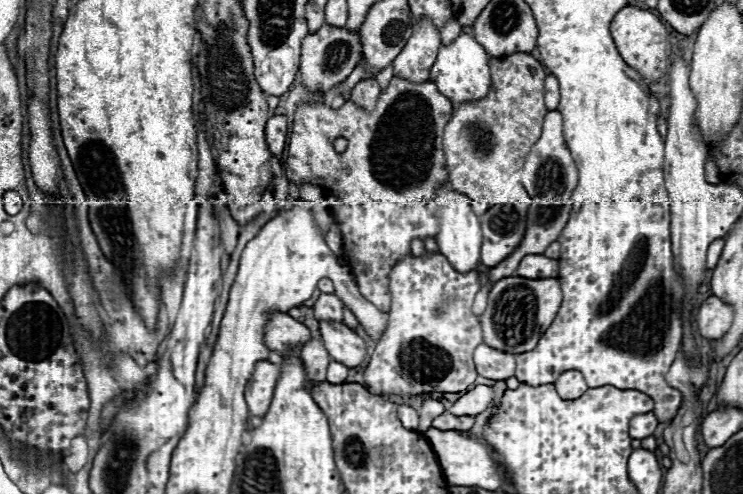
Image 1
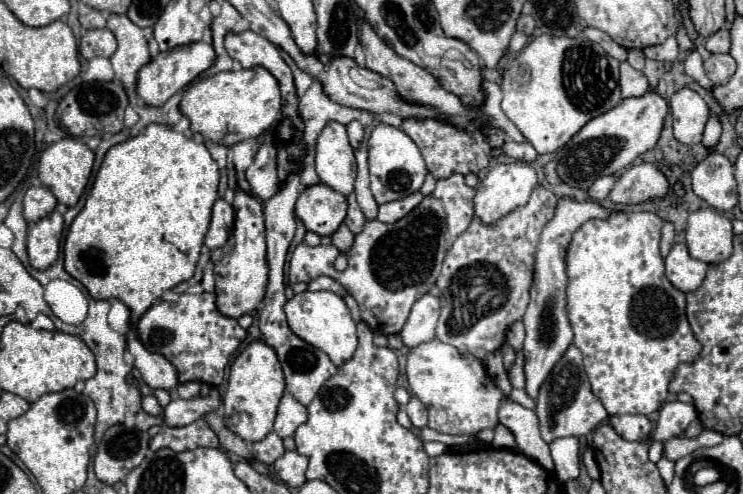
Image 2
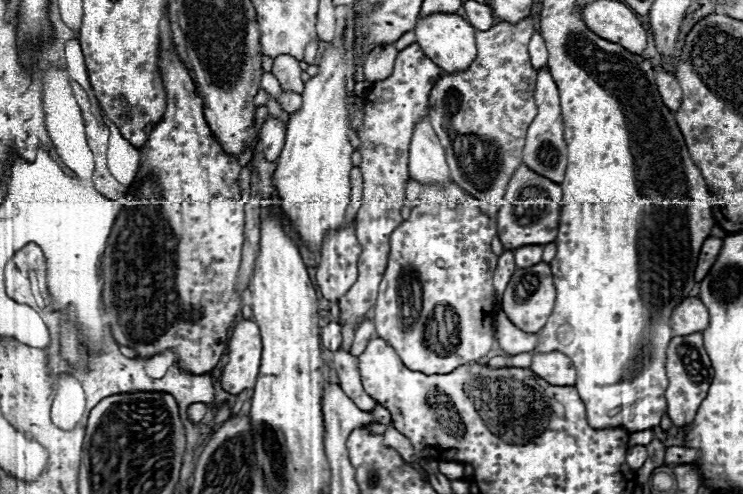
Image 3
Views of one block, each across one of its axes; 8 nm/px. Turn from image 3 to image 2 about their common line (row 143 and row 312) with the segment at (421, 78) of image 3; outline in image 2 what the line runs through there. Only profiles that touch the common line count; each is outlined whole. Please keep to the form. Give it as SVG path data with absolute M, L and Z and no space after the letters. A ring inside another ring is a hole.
M454 174L446 180L438 180L436 182L436 190L426 196L422 200L422 204L418 208L414 208L408 216L404 216L402 220L394 222L394 224L382 224L378 220L370 220L366 222L364 230L354 238L354 246L348 250L348 268L344 272L338 272L334 268L334 260L340 254L338 248L334 244L330 246L308 246L308 244L300 244L290 258L290 272L288 272L288 282L296 284L296 282L310 282L318 276L330 276L336 282L340 282L346 292L358 302L360 306L360 316L362 320L370 326L370 330L374 334L398 334L402 330L402 326L406 324L406 318L412 310L412 304L422 298L424 294L428 294L432 290L432 286L436 284L438 272L442 268L442 260L446 256L446 252L450 250L450 244L454 244L454 240L458 238L458 234L462 234L468 226L470 220L474 218L474 208L472 208L472 198L474 198L474 188L468 188L464 184L464 176Z

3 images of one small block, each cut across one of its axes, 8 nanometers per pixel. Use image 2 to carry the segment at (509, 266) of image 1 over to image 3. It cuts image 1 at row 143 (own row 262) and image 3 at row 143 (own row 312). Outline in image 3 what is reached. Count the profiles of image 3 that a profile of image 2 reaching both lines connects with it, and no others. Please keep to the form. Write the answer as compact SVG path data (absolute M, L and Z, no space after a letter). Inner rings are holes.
M538 70L538 80L536 80L536 106L538 114L532 120L528 134L526 134L526 144L522 150L524 164L534 170L536 174L552 180L552 182L562 182L564 180L564 170L566 170L566 140L564 140L564 120L562 120L562 108L560 108L560 94L558 88L550 76L548 70Z

